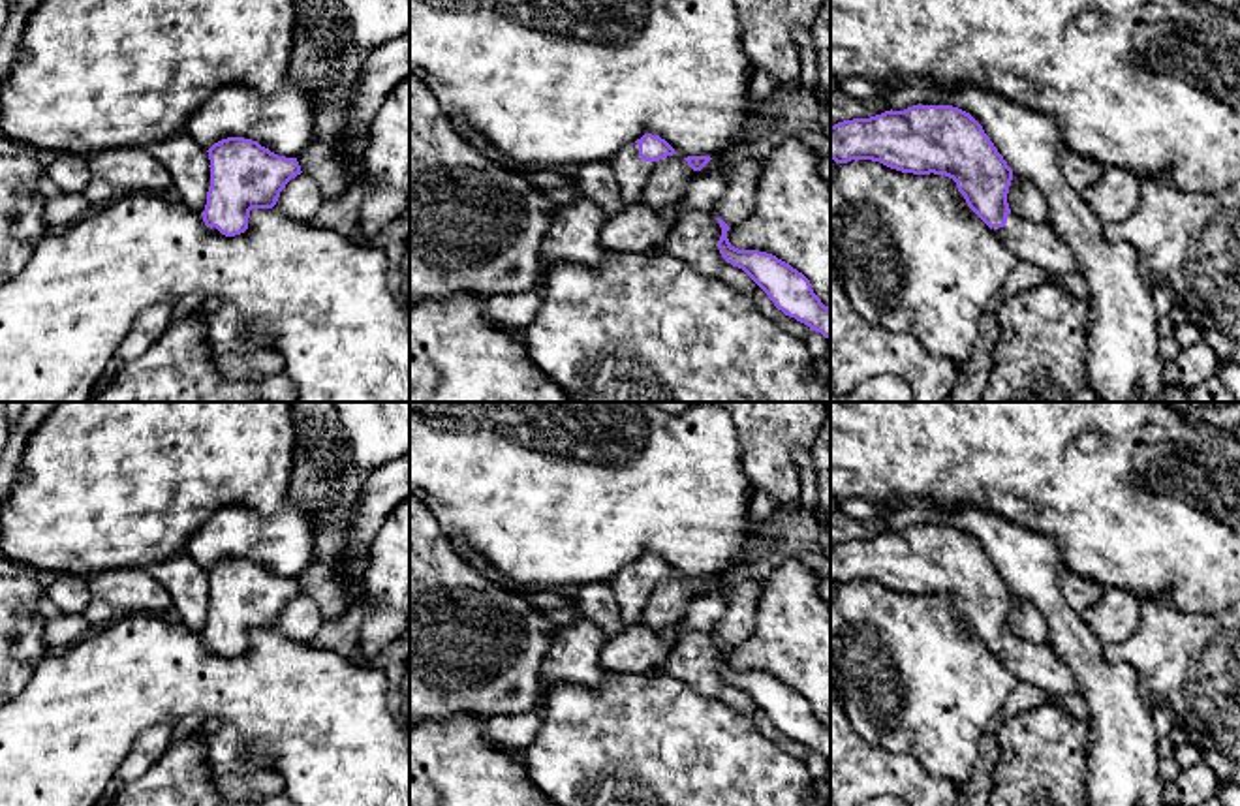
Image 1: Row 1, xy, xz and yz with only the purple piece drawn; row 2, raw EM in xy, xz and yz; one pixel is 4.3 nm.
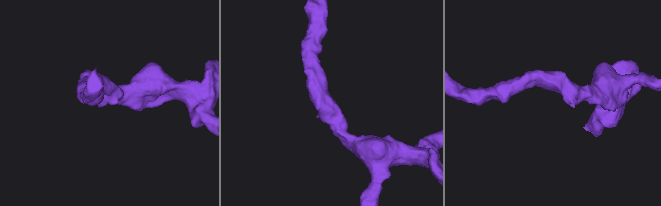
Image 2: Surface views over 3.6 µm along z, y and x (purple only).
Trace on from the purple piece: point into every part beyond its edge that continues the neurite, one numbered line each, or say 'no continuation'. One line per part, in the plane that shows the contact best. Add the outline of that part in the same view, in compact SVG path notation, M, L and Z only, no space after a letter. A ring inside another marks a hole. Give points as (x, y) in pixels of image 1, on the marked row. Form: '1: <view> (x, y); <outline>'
1: xz (632, 171); M633 143L624 147L611 160L611 165L614 169L614 175L620 186L622 209L641 203L646 178L656 167L656 162L644 162L639 156L639 145Z

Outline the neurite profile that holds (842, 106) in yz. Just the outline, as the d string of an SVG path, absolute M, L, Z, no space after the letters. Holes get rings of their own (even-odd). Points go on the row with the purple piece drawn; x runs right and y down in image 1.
M842 90L830 94L830 126L853 118L870 118L885 111L891 109L876 100L857 100Z

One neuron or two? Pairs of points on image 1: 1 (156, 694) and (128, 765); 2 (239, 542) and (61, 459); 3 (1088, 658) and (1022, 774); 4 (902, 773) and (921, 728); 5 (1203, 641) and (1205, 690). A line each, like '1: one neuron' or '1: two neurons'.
1: two neurons
2: two neurons
3: two neurons
4: two neurons
5: one neuron

